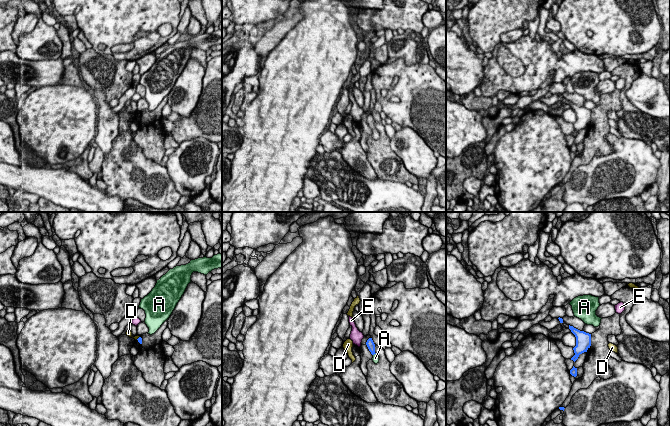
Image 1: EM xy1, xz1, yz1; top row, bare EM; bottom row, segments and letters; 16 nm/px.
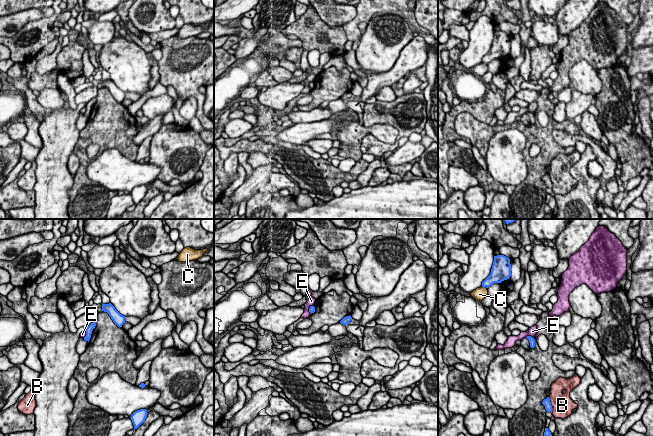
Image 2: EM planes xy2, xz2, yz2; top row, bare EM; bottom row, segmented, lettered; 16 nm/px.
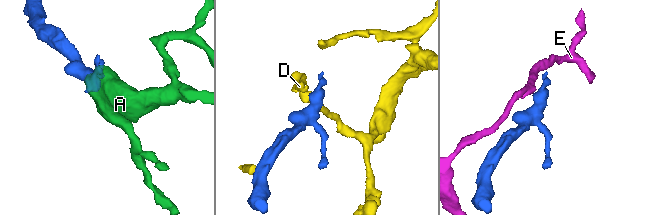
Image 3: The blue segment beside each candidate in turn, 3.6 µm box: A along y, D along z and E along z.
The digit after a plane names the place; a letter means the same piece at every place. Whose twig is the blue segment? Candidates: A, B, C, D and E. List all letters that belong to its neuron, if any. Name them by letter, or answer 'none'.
A

